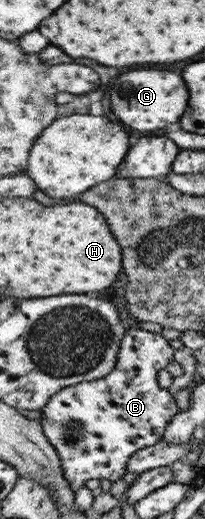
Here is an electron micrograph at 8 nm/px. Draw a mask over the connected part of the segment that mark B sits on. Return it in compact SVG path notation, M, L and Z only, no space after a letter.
M131 328L121 348L118 368L110 376L65 388L42 411L41 422L46 435L57 447L63 459L66 477L75 492L85 488L89 480L109 479L114 482L123 479L124 475L129 474L129 464L135 453L158 444L166 437L166 430L175 416L179 415L180 408L179 401L175 400L175 393L159 385L159 370L165 369L173 359L174 350L164 336L142 328Z

